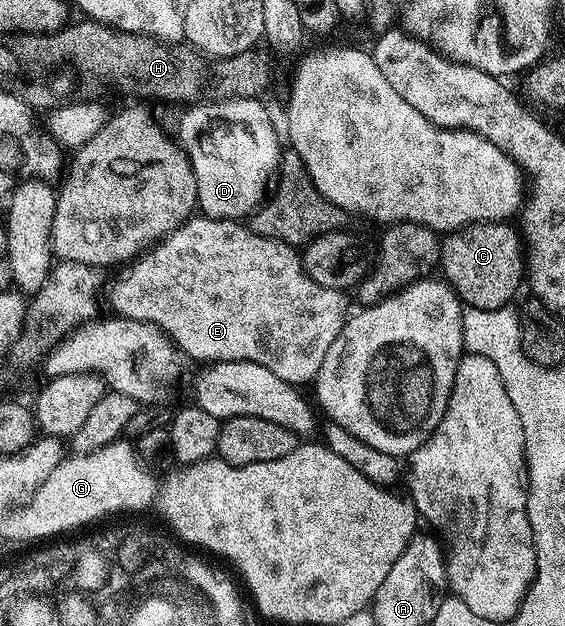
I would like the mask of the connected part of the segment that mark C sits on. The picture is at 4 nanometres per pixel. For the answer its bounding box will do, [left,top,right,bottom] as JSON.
[438,222,526,308]

